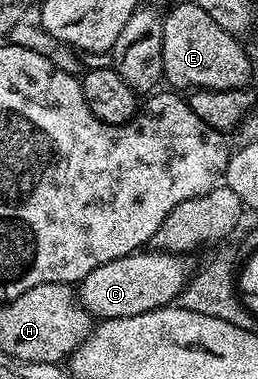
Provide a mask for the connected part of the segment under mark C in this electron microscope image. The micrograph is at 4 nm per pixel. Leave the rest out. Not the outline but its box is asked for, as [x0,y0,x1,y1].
[77,249,196,321]

